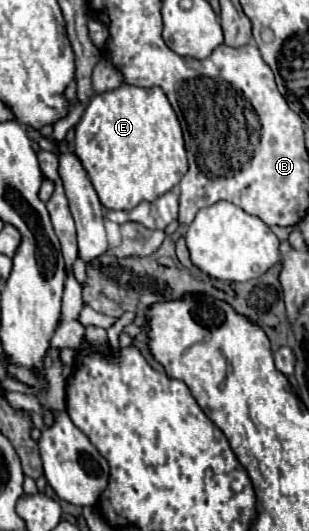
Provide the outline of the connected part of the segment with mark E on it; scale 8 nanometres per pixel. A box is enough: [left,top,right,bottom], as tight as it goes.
[74,84,188,210]

